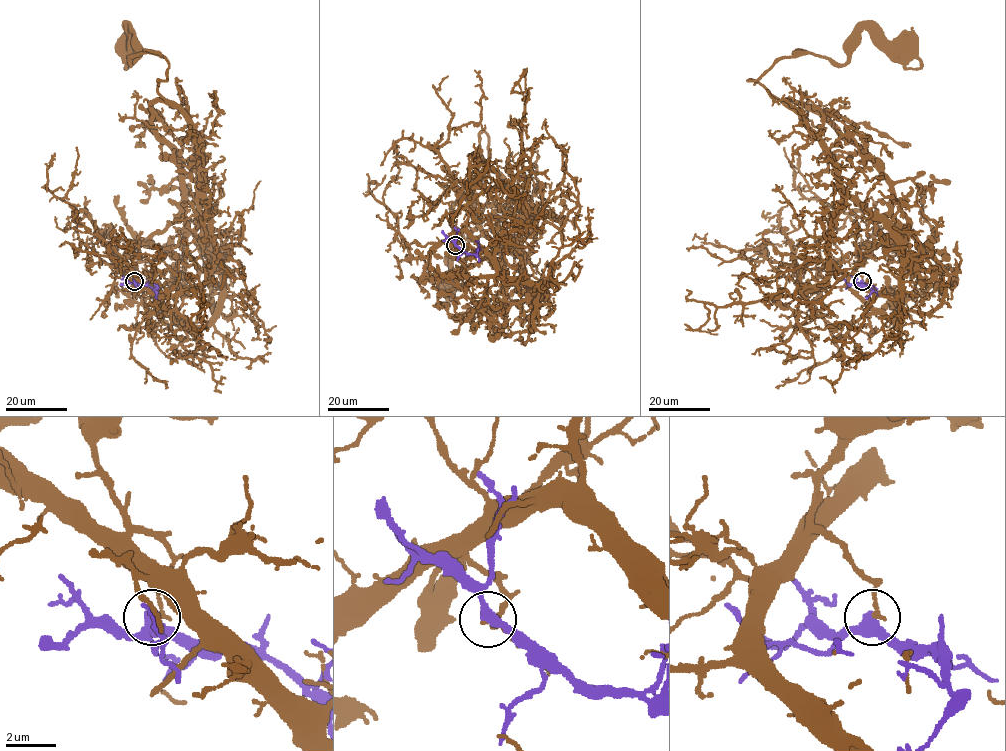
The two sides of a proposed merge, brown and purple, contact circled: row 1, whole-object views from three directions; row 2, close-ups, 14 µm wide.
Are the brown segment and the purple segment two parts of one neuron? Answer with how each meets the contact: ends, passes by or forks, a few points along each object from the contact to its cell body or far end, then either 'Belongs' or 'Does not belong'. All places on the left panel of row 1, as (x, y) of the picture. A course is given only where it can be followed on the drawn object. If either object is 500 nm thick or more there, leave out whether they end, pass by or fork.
At the ring brown ends. At the ring purple passes by. Course of brown: (134, 280), (103, 238), (173, 224), (183, 171), (152, 124), (168, 63), (131, 64), (130, 28), (129, 49). Course of purple: (134, 281), (153, 289), (156, 285), (153, 283). Does not belong

